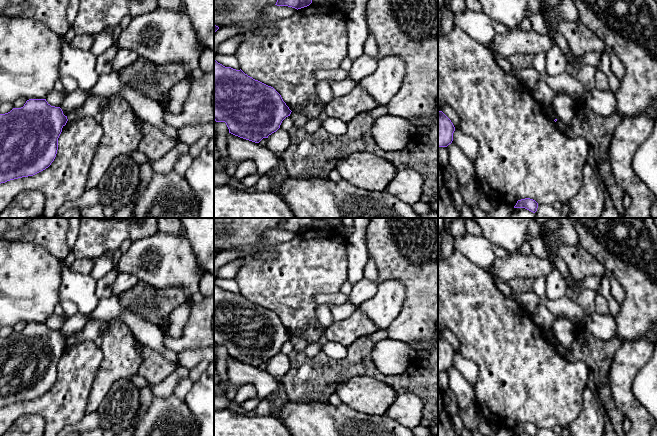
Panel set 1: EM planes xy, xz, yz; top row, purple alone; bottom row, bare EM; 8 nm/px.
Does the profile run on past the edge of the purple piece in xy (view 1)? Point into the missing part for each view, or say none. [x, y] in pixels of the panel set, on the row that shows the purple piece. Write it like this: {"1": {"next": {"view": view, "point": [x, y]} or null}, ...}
{"1": {"next": null}}

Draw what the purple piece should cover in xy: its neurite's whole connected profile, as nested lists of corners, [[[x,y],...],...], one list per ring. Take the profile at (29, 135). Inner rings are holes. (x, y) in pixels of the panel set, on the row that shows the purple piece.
[[[29,99],[23,107],[0,114],[0,184],[10,180],[33,176],[54,161],[58,150],[58,138],[68,119],[60,107],[51,106],[46,99]]]

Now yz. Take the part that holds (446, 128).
[[[438,111],[438,147],[447,147],[451,144],[454,131],[451,120],[442,111]]]

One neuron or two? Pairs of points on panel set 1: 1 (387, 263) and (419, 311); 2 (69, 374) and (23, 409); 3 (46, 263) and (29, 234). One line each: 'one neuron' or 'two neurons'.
1: one neuron
2: one neuron
3: two neurons

